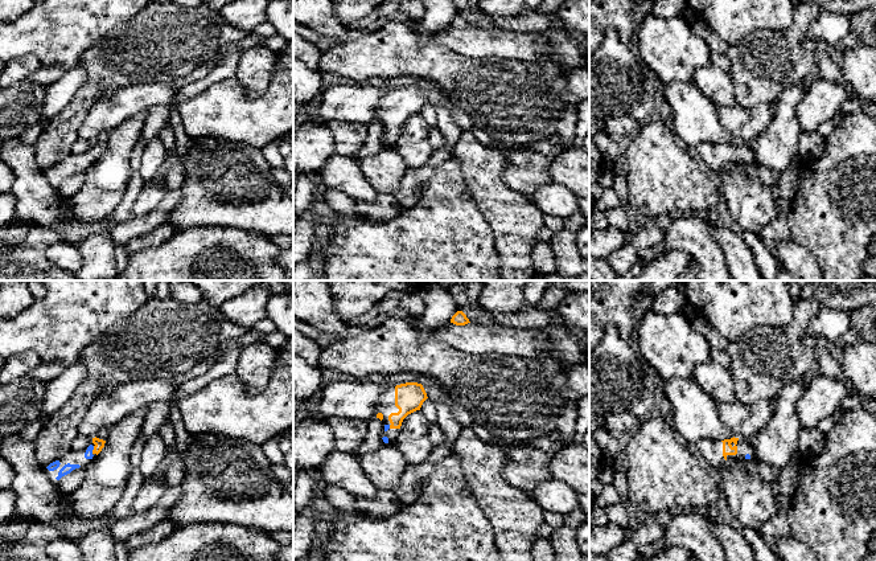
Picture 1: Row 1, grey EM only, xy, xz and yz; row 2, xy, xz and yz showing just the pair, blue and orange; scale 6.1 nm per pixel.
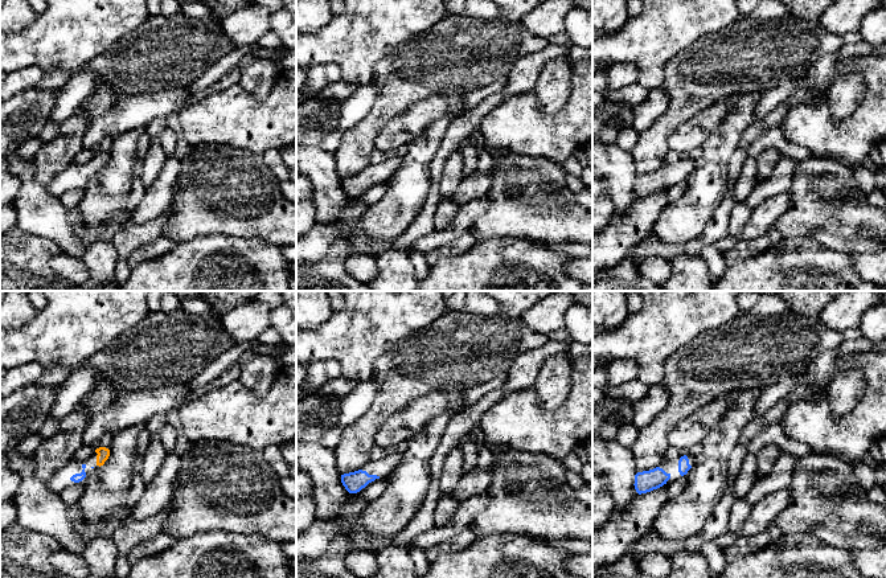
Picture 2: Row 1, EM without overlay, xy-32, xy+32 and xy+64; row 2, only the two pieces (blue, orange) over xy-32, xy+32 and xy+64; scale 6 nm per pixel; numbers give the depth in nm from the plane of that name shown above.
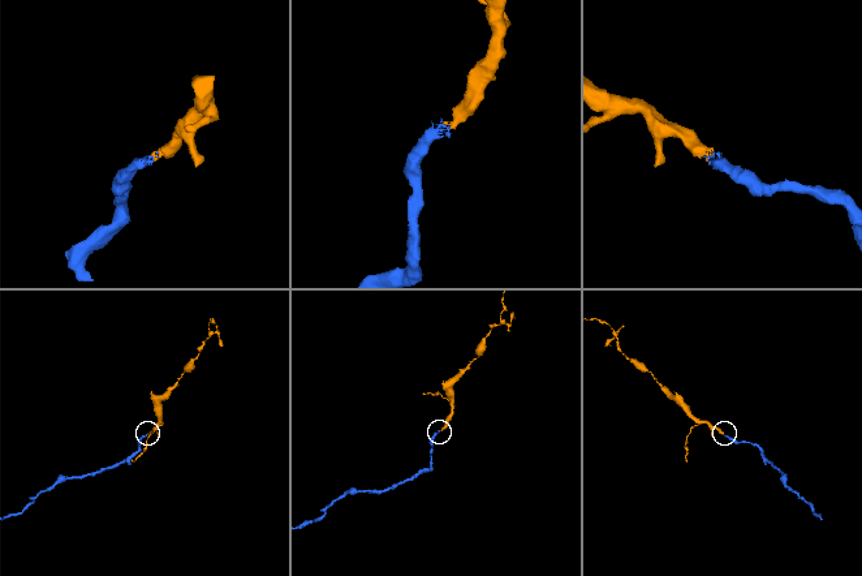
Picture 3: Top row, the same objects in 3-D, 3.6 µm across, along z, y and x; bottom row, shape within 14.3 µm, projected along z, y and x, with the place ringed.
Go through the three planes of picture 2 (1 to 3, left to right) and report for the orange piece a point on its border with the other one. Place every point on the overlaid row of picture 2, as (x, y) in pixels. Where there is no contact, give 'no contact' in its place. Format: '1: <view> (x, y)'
1: no contact
2: no contact
3: no contact

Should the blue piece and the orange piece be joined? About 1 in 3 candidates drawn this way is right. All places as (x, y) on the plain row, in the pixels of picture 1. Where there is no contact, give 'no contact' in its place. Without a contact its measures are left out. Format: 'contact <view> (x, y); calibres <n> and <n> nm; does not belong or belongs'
contact xy (93, 152); calibres 50 and 60 nm; belongs

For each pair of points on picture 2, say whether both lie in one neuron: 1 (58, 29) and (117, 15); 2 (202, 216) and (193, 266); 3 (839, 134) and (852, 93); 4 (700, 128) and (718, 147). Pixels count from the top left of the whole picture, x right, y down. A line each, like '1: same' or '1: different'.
1: same
2: different
3: different
4: different

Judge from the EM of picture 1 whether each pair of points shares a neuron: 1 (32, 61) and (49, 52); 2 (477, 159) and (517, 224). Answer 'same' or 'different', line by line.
1: different
2: same

